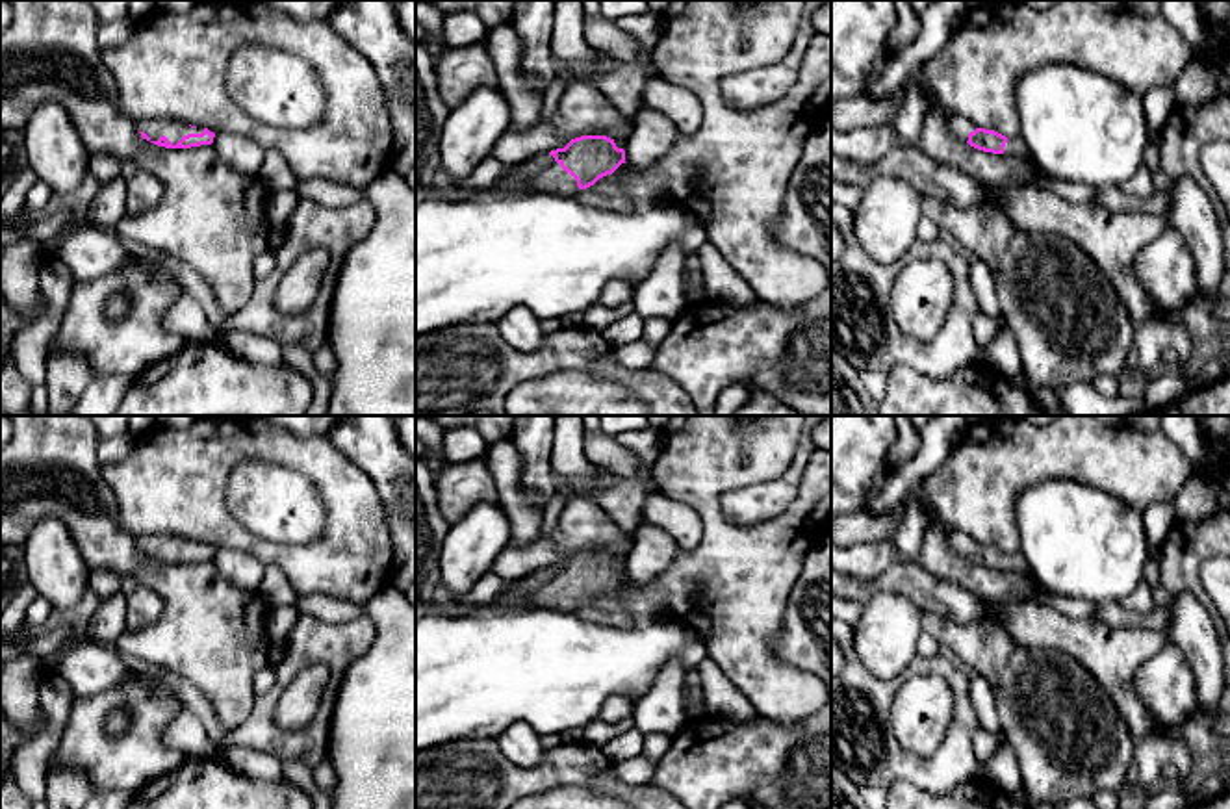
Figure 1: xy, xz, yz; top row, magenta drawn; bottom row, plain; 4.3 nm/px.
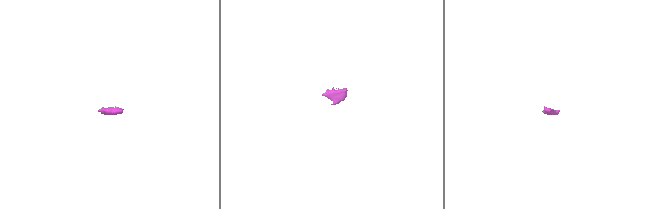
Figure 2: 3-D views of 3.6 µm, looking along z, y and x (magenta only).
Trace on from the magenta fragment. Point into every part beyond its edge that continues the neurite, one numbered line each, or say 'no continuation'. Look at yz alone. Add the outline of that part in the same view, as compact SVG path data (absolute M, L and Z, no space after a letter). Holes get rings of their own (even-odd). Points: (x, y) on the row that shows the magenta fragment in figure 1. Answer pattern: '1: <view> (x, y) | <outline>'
1: yz (961, 127) | M946 111L946 121L948 121L950 130L965 143L968 141L968 134L978 128L968 119L961 115L954 115L950 111Z
2: yz (1015, 147) | M1020 135L1007 137L1007 143L1004 147L1004 156L1011 156L1011 158L1015 158L1019 161L1026 161L1026 163L1031 161L1030 152L1026 150L1026 143Z

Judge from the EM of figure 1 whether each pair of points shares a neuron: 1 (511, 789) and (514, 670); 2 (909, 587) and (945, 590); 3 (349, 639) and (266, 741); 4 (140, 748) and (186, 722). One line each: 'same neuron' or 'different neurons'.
1: different neurons
2: same neuron
3: same neuron
4: different neurons

